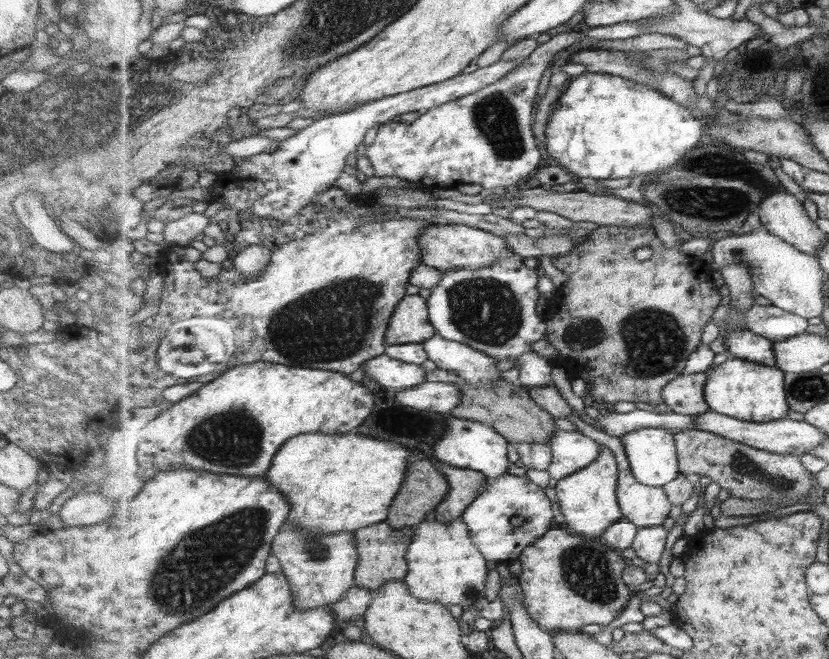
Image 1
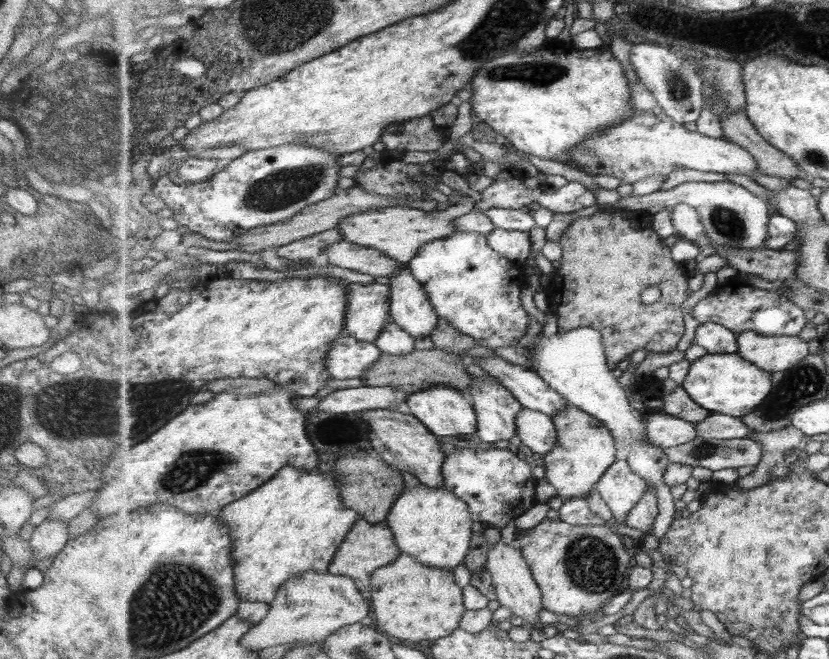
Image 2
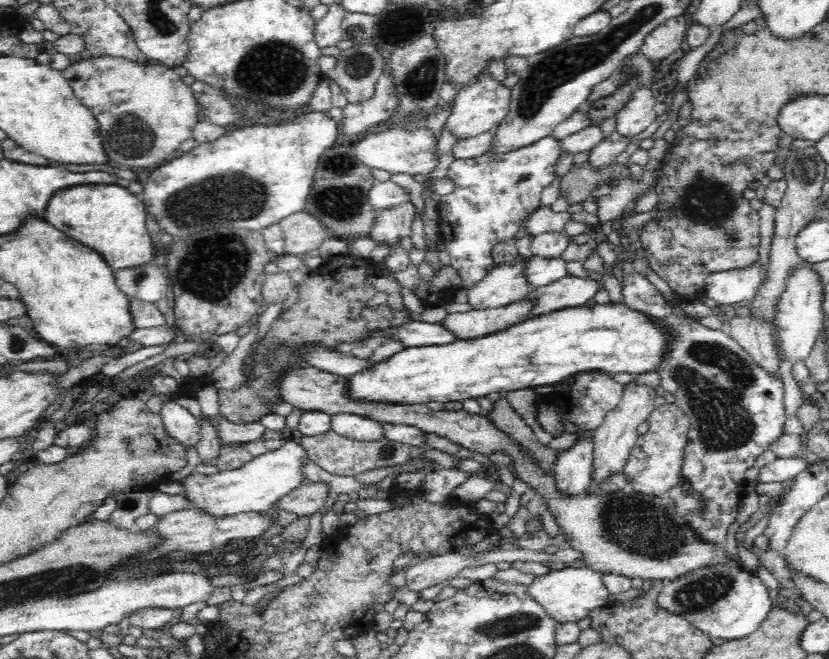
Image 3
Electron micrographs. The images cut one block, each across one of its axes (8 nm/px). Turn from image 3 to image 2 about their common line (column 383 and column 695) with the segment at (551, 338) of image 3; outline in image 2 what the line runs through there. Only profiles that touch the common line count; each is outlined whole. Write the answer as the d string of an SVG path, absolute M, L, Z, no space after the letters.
M737 353L710 354L693 361L692 366L683 380L682 386L703 408L708 408L712 413L725 414L733 417L742 418L751 414L760 404L765 402L769 393L773 390L772 373L757 367L752 362L745 360Z

